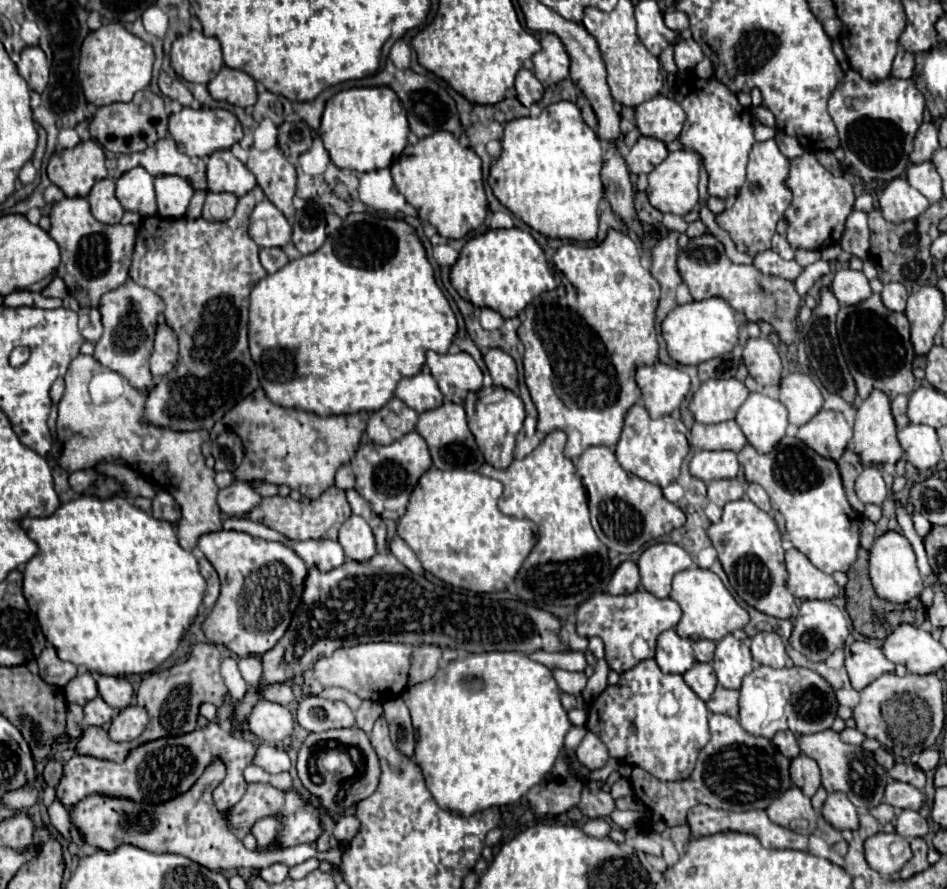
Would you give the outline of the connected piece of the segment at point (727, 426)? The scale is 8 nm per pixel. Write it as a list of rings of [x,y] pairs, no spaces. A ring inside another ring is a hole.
[[[736,420],[720,424],[700,424],[692,426],[692,444],[700,450],[732,450],[740,452],[746,446],[746,436],[736,424]]]

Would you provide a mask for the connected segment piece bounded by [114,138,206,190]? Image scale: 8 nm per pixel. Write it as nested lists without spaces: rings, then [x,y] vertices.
[[[172,138],[158,140],[152,148],[146,148],[144,152],[120,154],[116,166],[118,170],[114,178],[136,166],[142,166],[152,176],[160,176],[160,174],[184,176],[194,190],[206,190],[206,162],[202,158],[192,158],[178,152]]]

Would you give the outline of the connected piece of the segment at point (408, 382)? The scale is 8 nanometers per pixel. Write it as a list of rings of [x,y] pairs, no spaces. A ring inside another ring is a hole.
[[[426,370],[416,376],[402,378],[396,386],[396,398],[400,398],[404,404],[408,404],[418,414],[426,410],[434,410],[444,402],[444,396],[436,380]]]

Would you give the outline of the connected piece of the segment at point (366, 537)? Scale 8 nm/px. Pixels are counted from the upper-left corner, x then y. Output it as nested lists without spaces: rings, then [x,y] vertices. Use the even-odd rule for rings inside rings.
[[[352,514],[338,532],[338,542],[344,548],[346,558],[356,562],[368,562],[376,554],[374,534],[368,522],[356,514]]]

